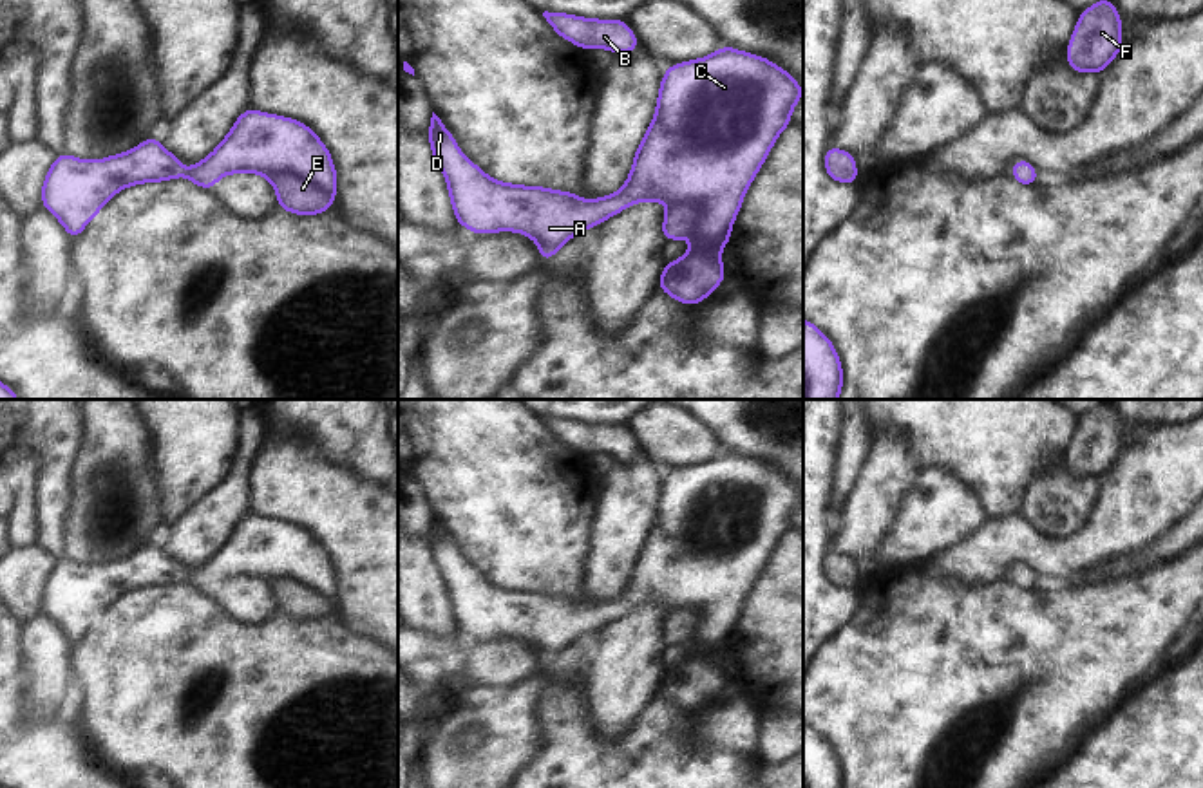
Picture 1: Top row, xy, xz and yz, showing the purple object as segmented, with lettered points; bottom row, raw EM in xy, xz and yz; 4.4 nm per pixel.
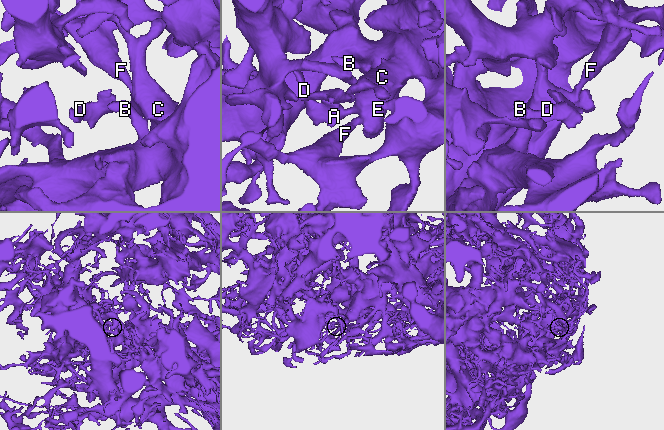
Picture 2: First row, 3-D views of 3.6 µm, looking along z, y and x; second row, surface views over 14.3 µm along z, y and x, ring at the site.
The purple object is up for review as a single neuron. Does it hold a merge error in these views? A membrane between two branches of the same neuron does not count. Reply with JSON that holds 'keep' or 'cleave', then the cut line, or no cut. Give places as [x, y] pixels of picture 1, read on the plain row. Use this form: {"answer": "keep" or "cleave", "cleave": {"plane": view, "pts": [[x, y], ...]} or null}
{"answer": "keep", "cleave": null}

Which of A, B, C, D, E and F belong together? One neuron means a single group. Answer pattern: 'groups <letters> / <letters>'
groups A B C D E F

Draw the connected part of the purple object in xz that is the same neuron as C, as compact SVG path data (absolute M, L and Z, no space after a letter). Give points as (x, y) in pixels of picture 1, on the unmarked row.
M727 450L700 464L671 468L660 484L657 517L637 551L630 582L617 598L590 607L575 598L488 582L461 558L456 544L434 517L427 542L432 562L447 584L456 627L474 640L496 636L528 640L539 651L543 669L573 640L624 616L630 609L666 607L664 645L689 642L691 654L682 663L664 669L657 692L673 705L696 710L727 681L720 658L731 645L733 625L776 542L791 530L791 517L801 501L803 495L787 475L763 461Z

